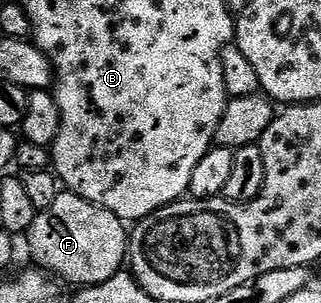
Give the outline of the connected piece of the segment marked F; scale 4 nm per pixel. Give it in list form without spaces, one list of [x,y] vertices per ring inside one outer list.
[[[60,191],[57,199],[47,209],[38,210],[25,234],[27,249],[36,266],[52,278],[60,277],[74,287],[100,285],[105,279],[113,279],[124,268],[129,257],[129,229],[125,222],[117,215],[89,203],[89,199],[81,199],[81,195]]]

